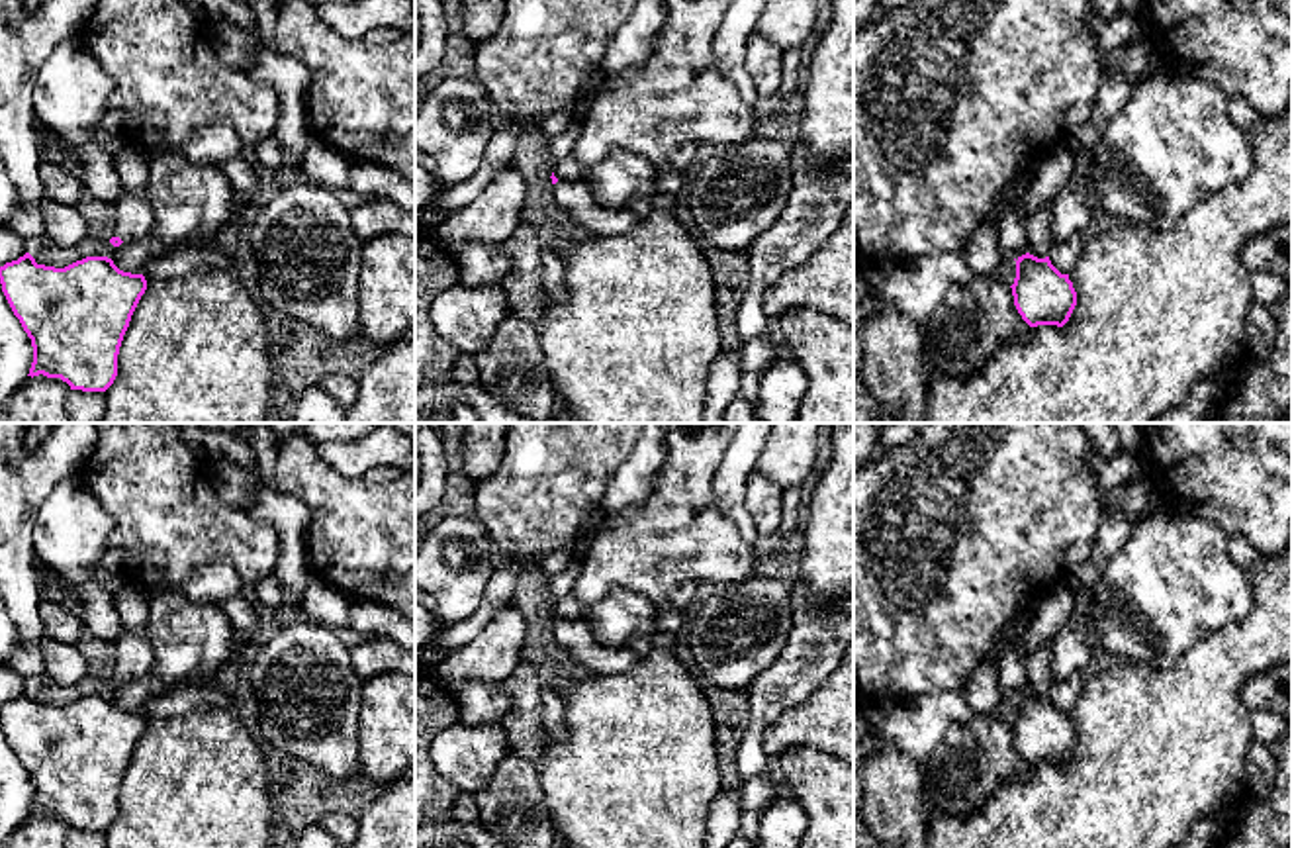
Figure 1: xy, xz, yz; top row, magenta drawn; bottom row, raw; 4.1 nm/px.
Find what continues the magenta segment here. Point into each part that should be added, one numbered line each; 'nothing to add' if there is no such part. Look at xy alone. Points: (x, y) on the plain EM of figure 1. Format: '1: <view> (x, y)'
1: xy (136, 657)

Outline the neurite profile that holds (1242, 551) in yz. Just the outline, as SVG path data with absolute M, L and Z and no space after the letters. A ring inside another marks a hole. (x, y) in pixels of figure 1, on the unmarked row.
M1239 535L1229 537L1227 548L1231 558L1247 572L1253 570L1257 560L1261 558L1255 546Z

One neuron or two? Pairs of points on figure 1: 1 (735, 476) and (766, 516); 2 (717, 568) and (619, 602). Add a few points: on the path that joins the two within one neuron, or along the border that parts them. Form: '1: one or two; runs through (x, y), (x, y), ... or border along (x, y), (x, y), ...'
1: two; border along (754, 469), (746, 484), (744, 506), (760, 535)
2: two; border along (594, 604), (613, 588), (629, 588), (656, 608)

